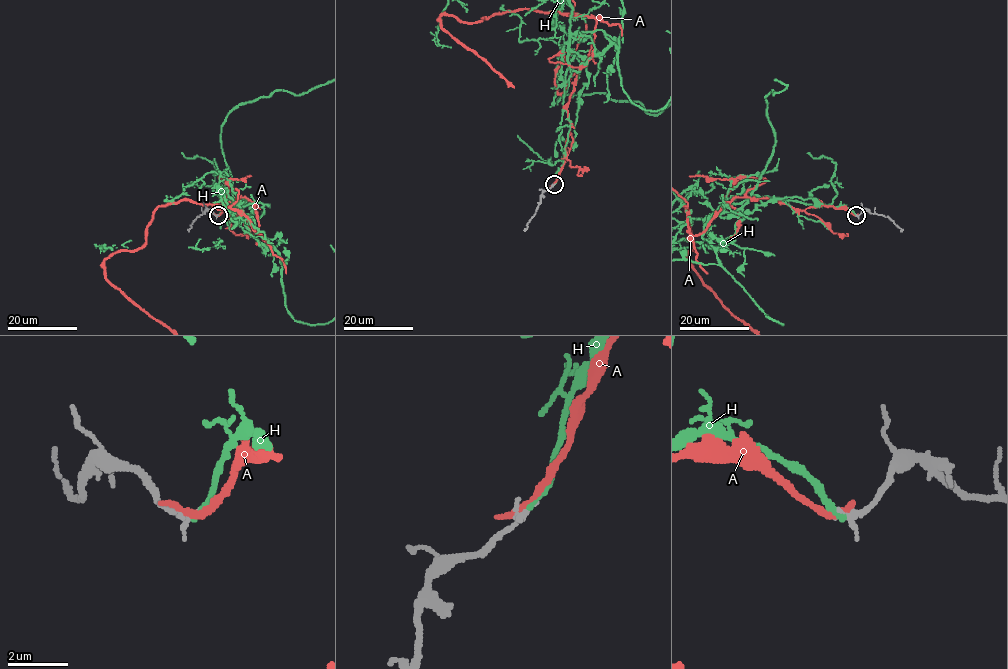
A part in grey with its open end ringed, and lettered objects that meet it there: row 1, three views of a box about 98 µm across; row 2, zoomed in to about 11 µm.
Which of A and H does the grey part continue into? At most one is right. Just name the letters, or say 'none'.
H

